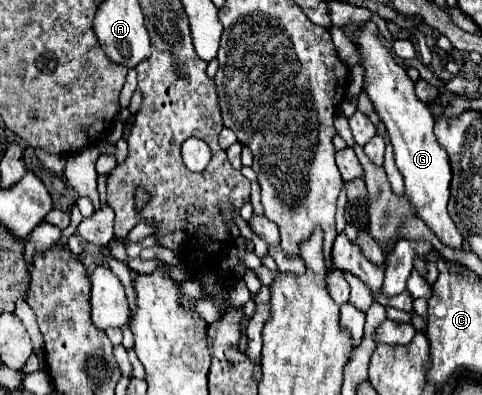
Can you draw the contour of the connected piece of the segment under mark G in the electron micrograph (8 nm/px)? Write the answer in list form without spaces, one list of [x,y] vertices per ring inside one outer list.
[[[367,21],[359,33],[357,47],[363,57],[365,67],[365,91],[371,97],[375,111],[389,131],[389,139],[395,149],[395,161],[399,171],[405,177],[405,193],[411,205],[417,209],[419,217],[433,229],[433,233],[451,247],[461,247],[463,237],[455,229],[449,213],[449,183],[451,183],[451,165],[447,151],[439,145],[433,133],[435,119],[425,103],[421,103],[415,95],[415,83],[407,77],[405,69],[395,61],[393,53],[381,45],[377,39],[375,23]]]

